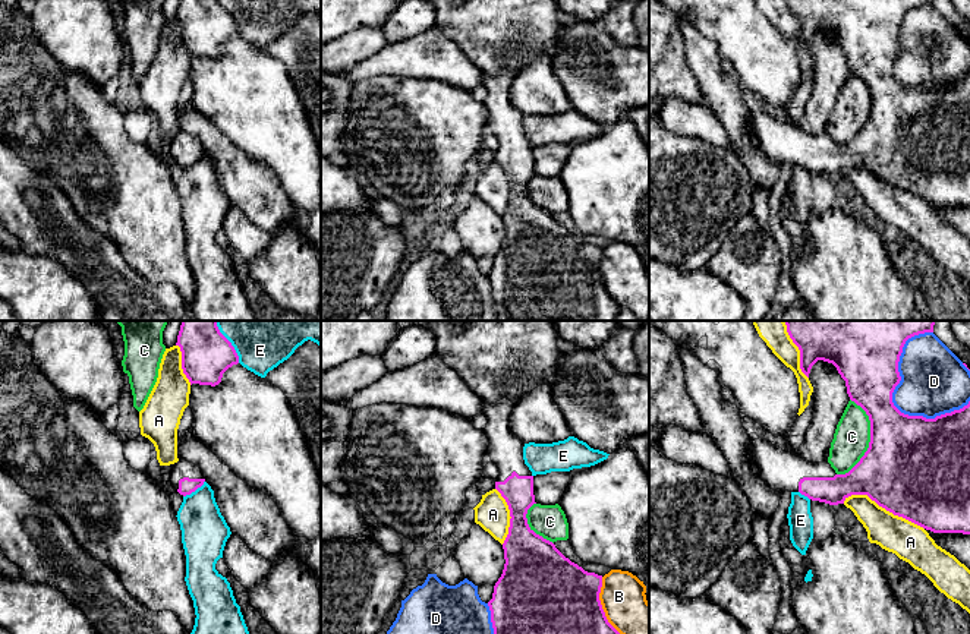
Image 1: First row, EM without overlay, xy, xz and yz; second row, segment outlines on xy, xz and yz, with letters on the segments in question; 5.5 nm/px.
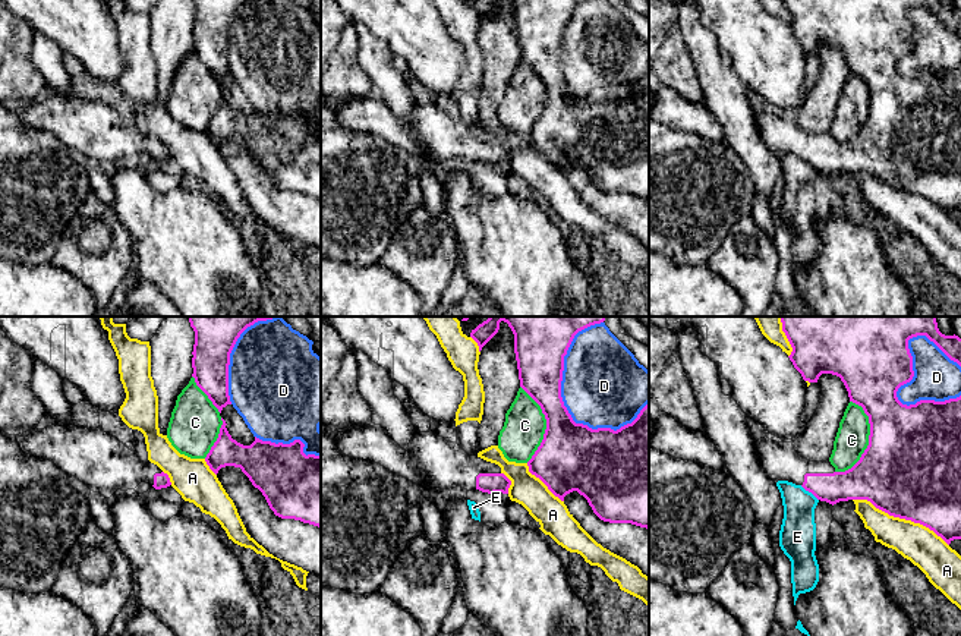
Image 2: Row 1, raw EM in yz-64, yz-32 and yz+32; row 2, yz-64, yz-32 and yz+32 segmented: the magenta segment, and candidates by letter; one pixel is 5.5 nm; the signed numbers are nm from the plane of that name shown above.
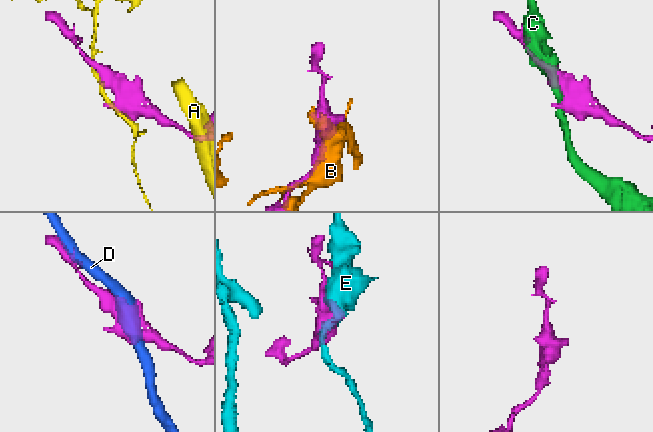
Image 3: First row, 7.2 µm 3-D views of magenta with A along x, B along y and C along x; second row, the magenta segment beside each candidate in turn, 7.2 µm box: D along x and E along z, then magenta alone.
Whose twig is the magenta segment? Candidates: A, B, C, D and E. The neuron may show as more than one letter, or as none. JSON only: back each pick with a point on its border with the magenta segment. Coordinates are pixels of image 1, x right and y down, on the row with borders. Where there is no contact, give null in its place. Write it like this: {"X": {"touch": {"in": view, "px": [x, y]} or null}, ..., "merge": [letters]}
{"merge": []}

